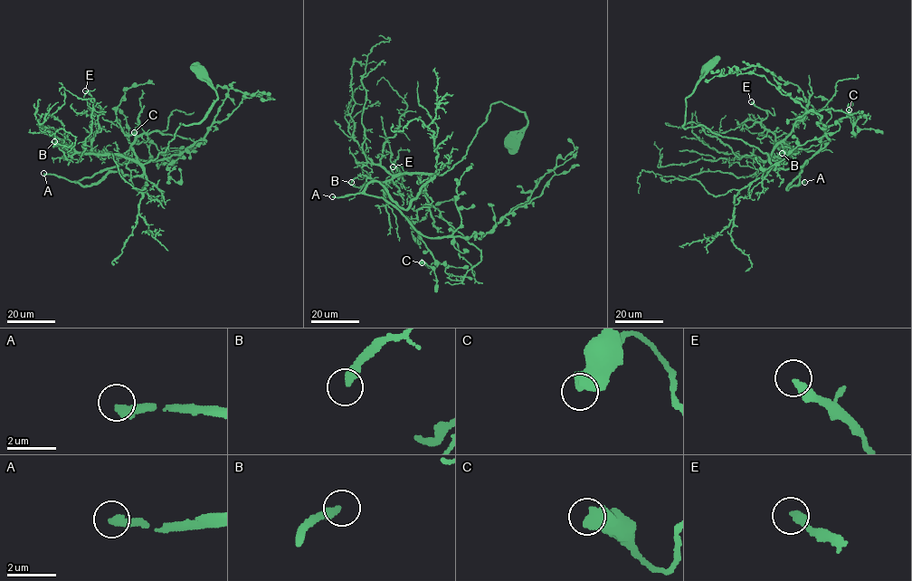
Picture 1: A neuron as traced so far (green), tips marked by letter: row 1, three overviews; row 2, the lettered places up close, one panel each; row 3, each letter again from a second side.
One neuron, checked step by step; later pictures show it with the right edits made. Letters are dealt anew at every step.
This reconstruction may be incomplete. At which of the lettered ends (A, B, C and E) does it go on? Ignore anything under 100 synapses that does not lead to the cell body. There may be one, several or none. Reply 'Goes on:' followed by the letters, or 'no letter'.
Goes on: A

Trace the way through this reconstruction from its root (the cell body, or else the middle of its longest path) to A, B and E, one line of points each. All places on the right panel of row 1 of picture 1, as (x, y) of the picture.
A: (708, 64), (685, 100), (682, 127), (741, 138), (774, 168), (806, 161), (786, 188), (804, 182)
B: (708, 64), (685, 100), (682, 127), (704, 125), (741, 138), (769, 158), (779, 157), (776, 162), (782, 153)
E: (708, 64), (685, 100), (683, 128), (704, 125), (777, 156), (775, 135), (761, 125), (767, 113), (751, 101)

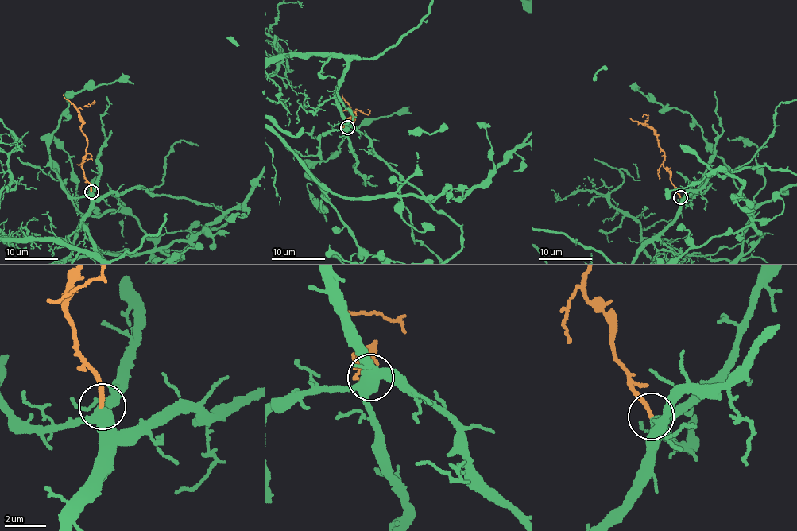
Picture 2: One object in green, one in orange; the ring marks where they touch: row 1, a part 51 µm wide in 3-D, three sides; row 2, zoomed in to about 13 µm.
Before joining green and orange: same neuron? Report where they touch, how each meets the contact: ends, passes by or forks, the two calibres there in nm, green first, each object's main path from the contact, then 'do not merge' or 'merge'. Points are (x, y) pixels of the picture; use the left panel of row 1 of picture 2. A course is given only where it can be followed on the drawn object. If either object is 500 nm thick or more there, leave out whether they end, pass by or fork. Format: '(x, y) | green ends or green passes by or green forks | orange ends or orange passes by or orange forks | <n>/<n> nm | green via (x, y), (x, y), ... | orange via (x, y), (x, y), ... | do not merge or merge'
(91, 191) | green forks | orange ends | 400/200 nm | orange via (90, 191), (90, 184), (83, 170), (87, 141), (80, 128), (81, 119), (63, 93) | merge

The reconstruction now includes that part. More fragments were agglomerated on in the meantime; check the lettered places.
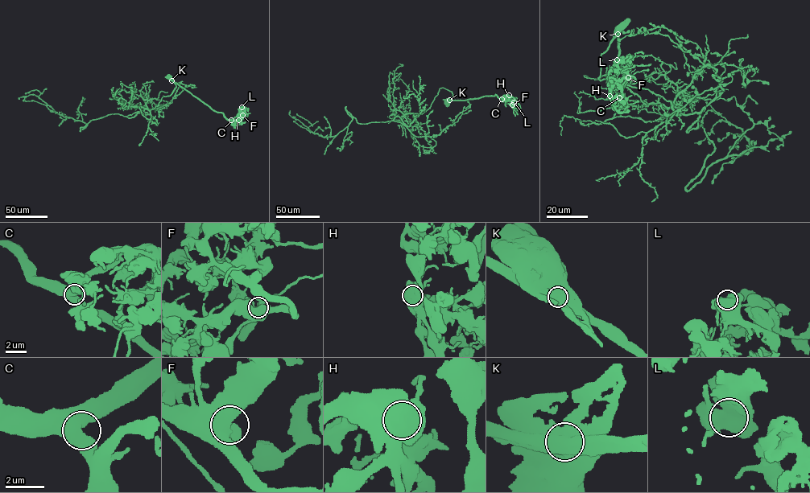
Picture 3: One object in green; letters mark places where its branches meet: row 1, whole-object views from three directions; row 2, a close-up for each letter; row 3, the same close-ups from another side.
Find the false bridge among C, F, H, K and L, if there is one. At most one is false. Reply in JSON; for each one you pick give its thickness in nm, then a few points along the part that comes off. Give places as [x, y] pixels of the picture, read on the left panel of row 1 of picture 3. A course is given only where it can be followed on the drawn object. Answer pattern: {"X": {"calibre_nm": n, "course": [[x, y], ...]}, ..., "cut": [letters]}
{"K": {"calibre_nm": 1250, "course": [[171, 80], [212, 109], [221, 112], [228, 119], [237, 115], [244, 106], [245, 108], [241, 108]]}, "cut": ["K"]}

